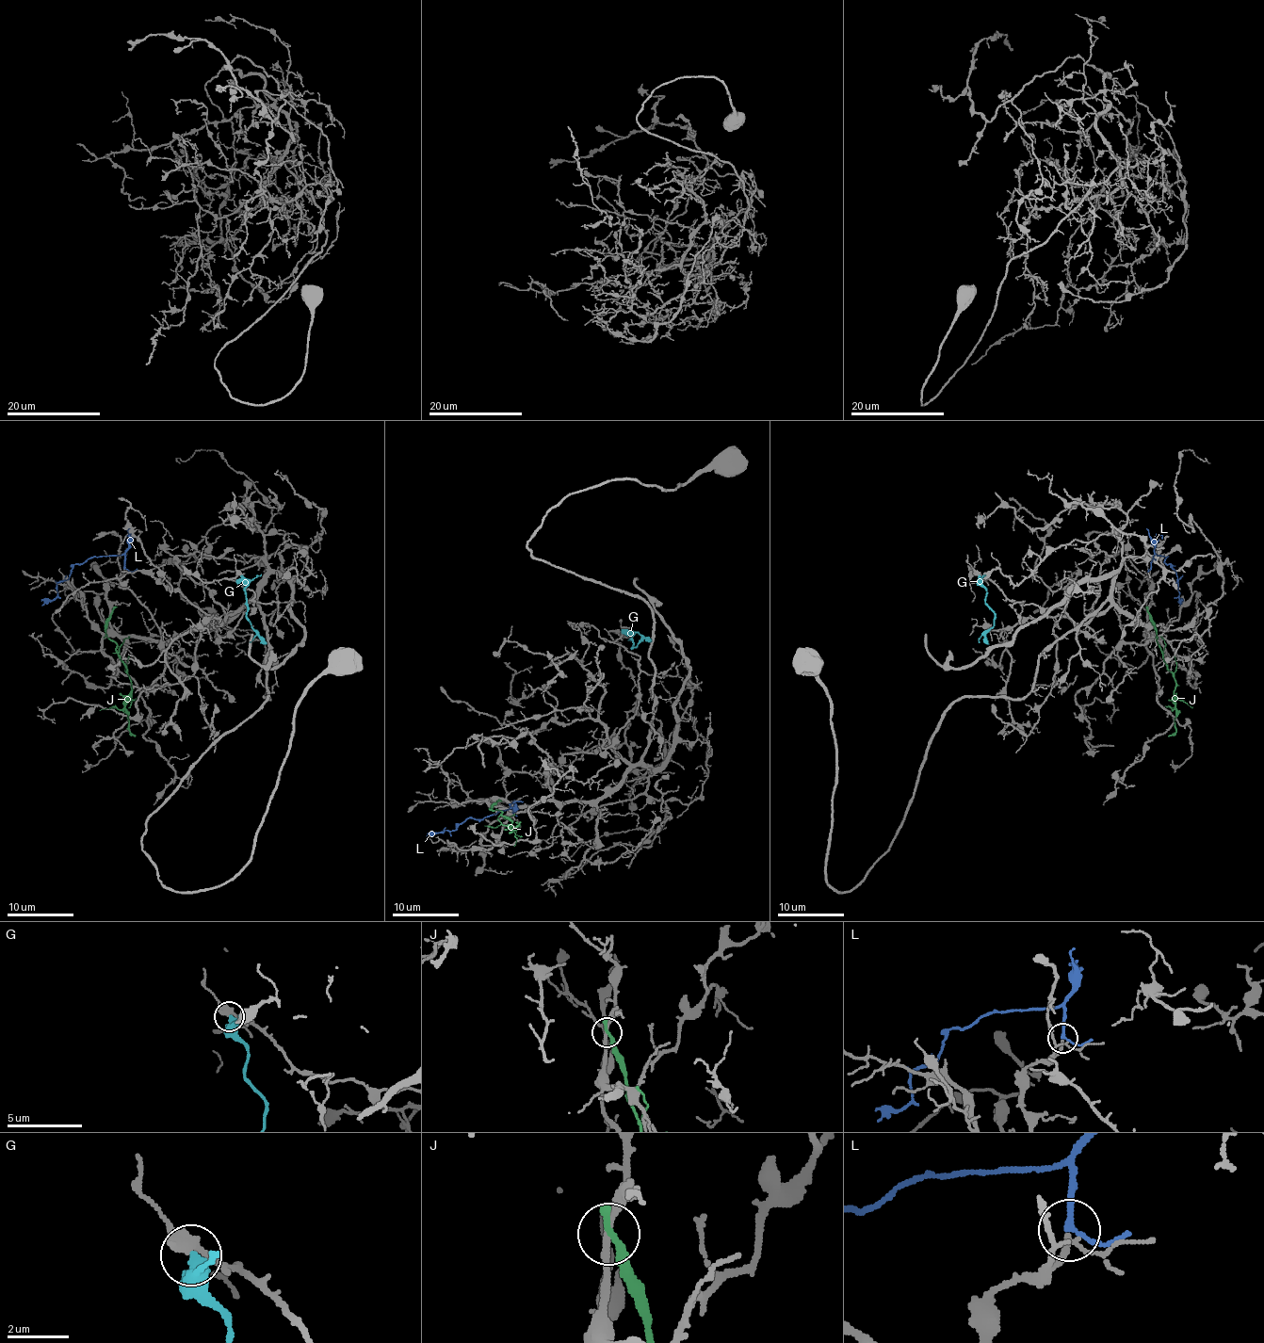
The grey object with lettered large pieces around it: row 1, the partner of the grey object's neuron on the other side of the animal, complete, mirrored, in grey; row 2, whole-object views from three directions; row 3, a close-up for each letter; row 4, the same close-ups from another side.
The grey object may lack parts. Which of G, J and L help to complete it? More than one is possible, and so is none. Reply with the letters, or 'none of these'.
L

